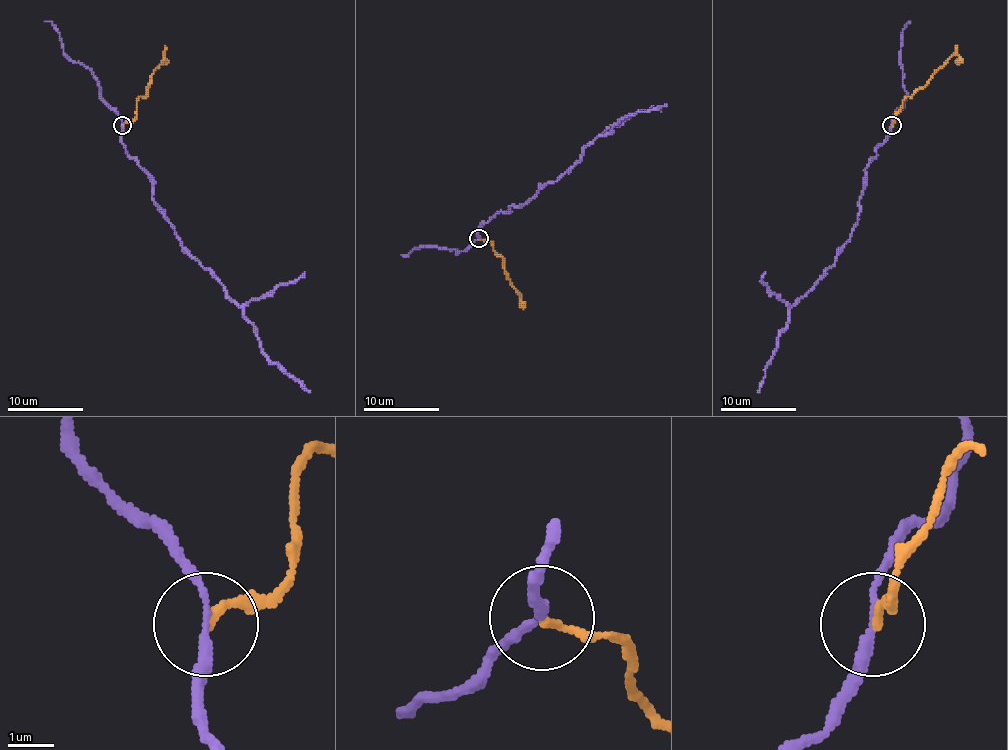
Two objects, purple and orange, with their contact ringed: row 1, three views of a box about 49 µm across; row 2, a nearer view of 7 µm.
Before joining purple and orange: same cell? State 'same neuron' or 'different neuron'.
different neuron

